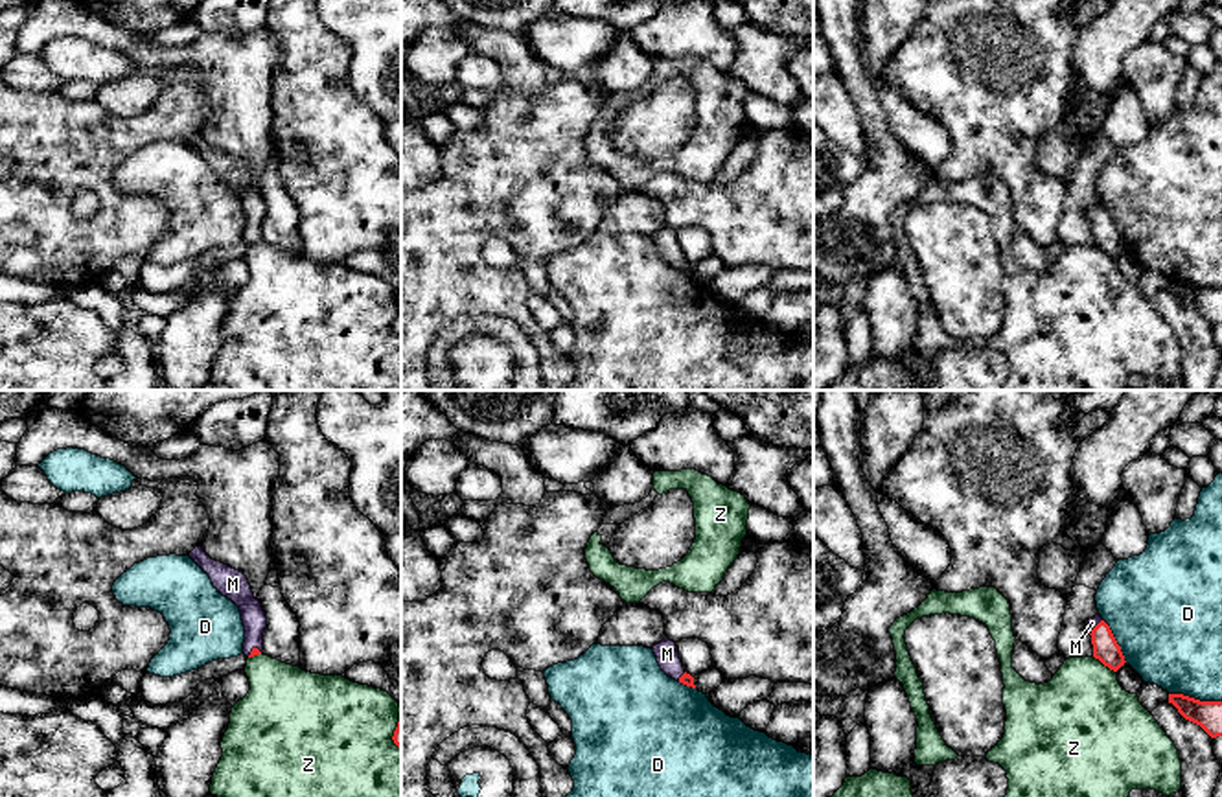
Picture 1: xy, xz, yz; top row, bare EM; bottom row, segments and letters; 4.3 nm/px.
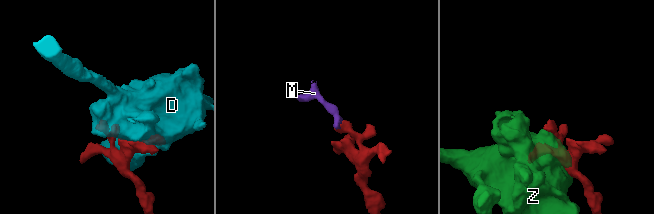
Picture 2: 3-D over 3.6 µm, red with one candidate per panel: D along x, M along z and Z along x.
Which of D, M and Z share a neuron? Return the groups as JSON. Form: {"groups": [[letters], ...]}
{"groups": [["D"], ["M"], ["Z"]]}

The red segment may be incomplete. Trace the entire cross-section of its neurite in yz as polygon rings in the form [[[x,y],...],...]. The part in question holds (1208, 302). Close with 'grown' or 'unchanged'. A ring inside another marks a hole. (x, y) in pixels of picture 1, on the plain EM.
[[[1169,282],[1169,291],[1211,326],[1222,324],[1222,289],[1200,289],[1183,282]]]; unchanged

